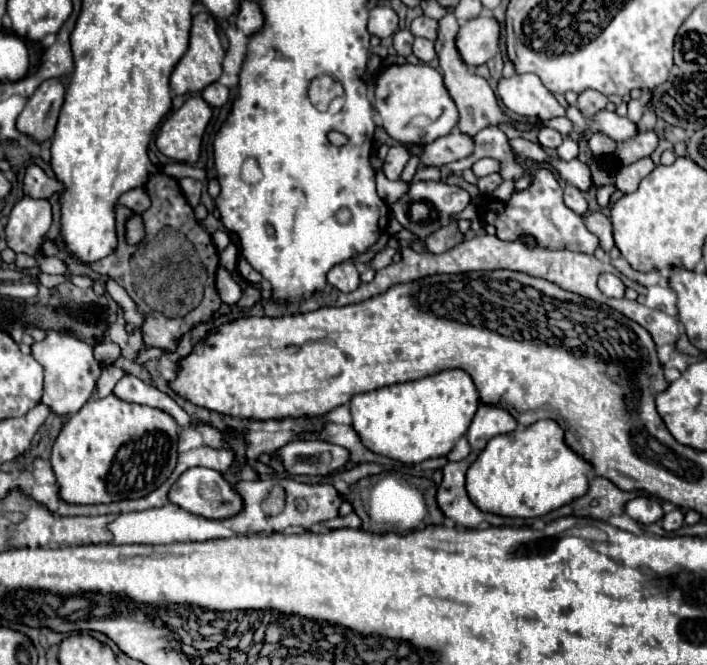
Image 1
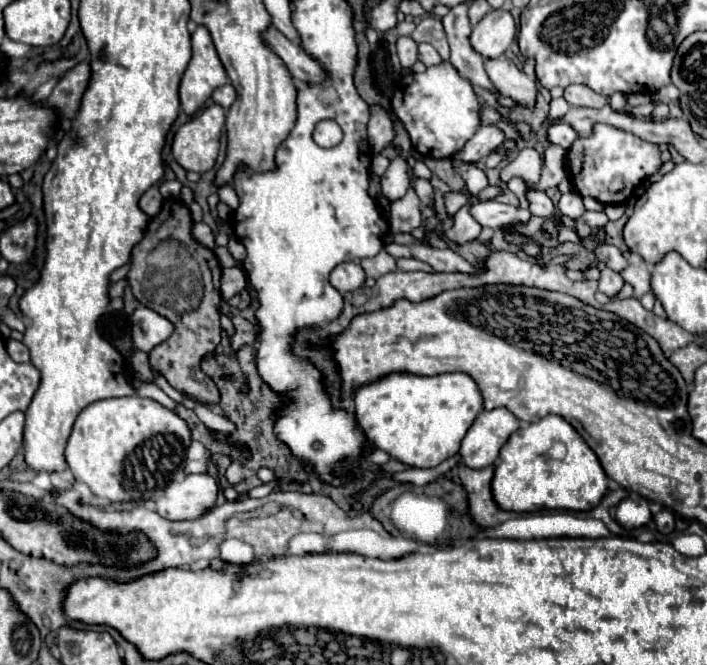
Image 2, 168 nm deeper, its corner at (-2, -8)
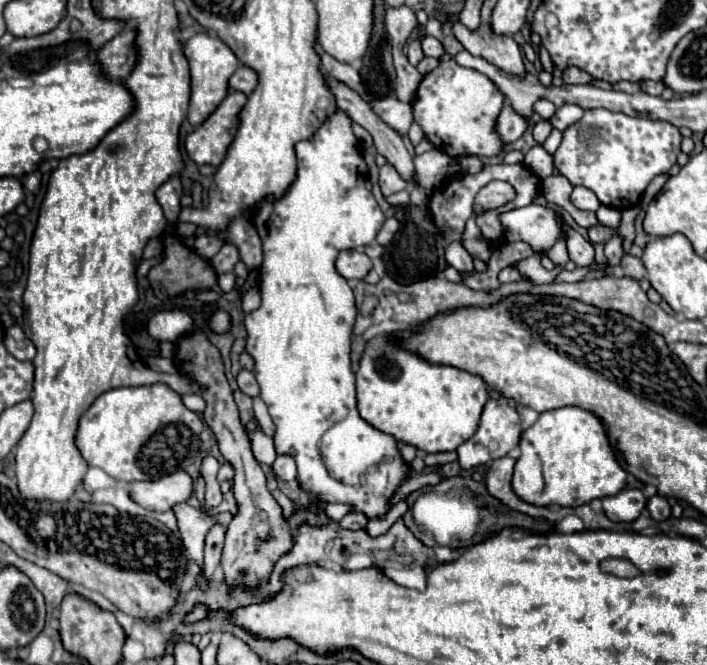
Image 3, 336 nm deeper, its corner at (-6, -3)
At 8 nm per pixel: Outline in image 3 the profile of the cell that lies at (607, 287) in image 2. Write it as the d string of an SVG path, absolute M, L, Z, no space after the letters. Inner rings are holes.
M615 233L607 243L605 243L605 255L609 259L609 265L619 265L623 257L623 237Z

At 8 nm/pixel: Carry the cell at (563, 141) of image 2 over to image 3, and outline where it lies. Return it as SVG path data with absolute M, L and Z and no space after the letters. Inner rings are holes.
M565 103L561 107L557 107L555 115L551 117L551 125L557 129L567 129L567 125L573 125L575 121L579 121L579 117L583 117L583 109L575 103Z

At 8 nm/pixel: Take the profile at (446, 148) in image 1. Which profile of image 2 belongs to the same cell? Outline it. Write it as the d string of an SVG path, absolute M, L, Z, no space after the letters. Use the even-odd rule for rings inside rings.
M483 126L475 132L475 136L471 140L467 140L463 150L453 154L453 160L479 162L481 158L489 156L503 140L505 140L505 136L497 126Z

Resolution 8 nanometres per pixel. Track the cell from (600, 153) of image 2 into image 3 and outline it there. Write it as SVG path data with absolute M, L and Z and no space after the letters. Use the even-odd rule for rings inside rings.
M587 109L577 123L573 123L563 131L561 145L557 147L553 157L555 157L555 167L563 177L569 179L571 185L583 185L591 189L601 201L601 205L615 209L629 209L641 201L653 177L667 173L677 163L677 155L681 153L681 139L683 137L679 133L679 127L667 121L629 117L625 113L615 113L609 109Z

